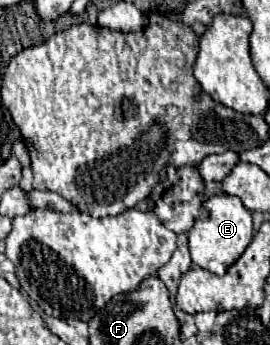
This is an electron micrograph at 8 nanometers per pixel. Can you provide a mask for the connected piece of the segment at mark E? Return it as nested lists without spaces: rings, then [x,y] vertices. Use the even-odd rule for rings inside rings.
[[[228,194],[212,196],[206,200],[204,206],[210,212],[210,216],[206,220],[196,220],[194,228],[188,232],[192,262],[204,270],[210,270],[210,272],[222,276],[242,256],[242,252],[254,238],[252,214],[250,214],[250,210],[244,208],[240,198],[228,196]]]

